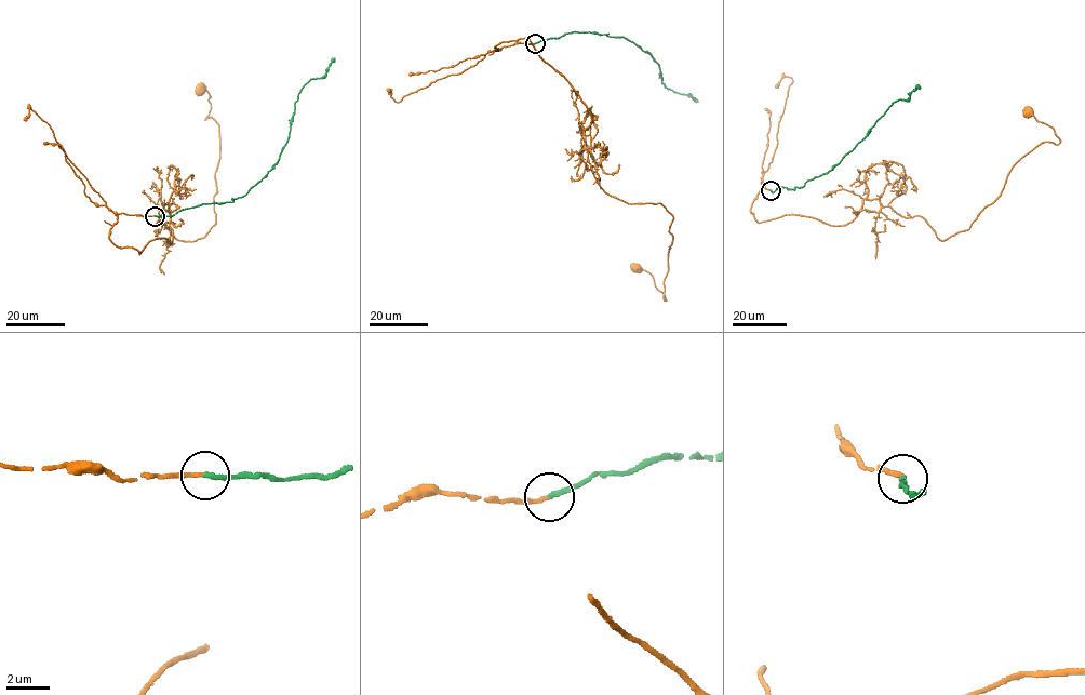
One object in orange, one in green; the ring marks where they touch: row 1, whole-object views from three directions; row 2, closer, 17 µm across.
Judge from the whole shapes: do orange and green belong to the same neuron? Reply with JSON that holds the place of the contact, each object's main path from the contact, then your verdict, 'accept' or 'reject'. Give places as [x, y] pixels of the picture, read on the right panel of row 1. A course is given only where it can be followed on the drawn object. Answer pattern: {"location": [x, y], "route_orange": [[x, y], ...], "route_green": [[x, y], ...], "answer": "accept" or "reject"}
{"location": [771, 190], "route_orange": [[772, 190], [758, 222], [844, 225], [878, 199], [943, 241], [1060, 142], [1029, 111]], "route_green": [[771, 190], [773, 192], [779, 187], [794, 190], [824, 174], [867, 135], [893, 103], [907, 99], [921, 87]], "answer": "accept"}

